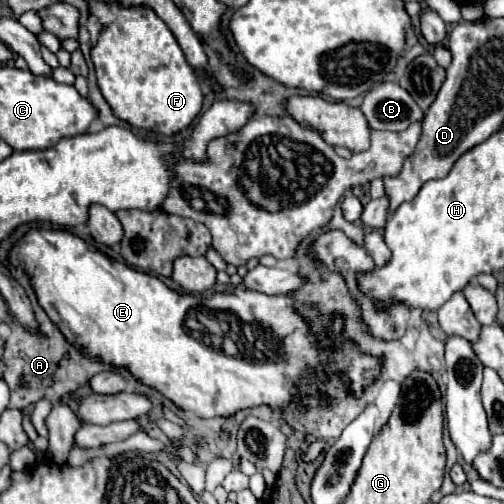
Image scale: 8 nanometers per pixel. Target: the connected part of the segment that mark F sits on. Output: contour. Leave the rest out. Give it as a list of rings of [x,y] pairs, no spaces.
[[[110,3],[110,9],[114,13],[114,23],[104,27],[104,31],[98,37],[98,43],[92,47],[92,61],[98,77],[100,91],[108,105],[112,107],[114,115],[126,123],[130,123],[136,129],[146,131],[160,131],[164,137],[172,137],[192,125],[192,121],[202,111],[202,89],[200,81],[194,73],[194,69],[188,65],[178,41],[174,39],[172,31],[166,27],[166,23],[148,7],[120,7],[116,3]]]

